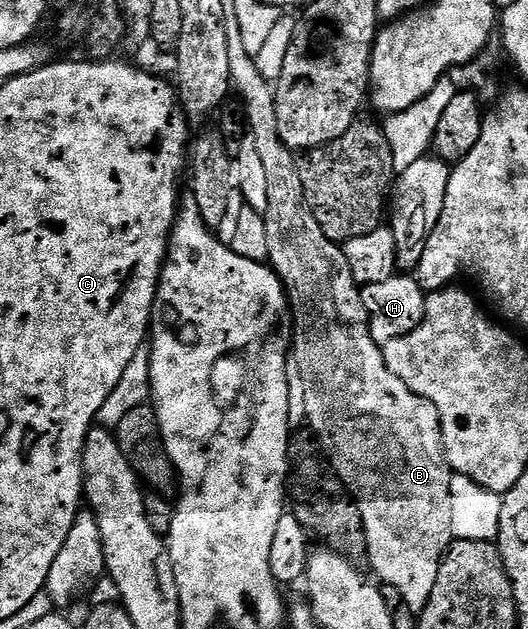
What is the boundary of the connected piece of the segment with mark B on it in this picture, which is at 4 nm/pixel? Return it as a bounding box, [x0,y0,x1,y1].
[225,16,454,612]

